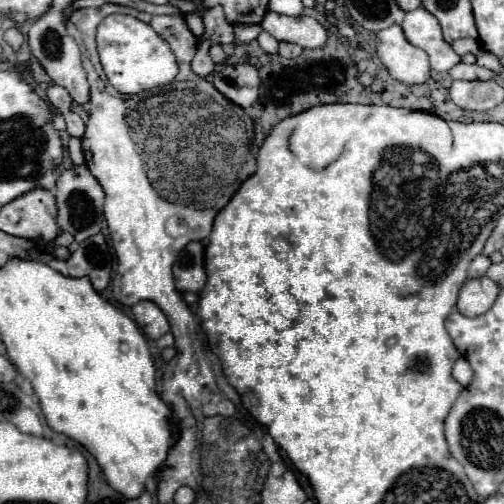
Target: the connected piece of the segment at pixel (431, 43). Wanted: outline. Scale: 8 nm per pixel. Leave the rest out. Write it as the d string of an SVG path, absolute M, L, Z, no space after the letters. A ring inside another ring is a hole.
M424 7L408 11L402 21L402 29L414 47L420 47L428 53L430 67L434 71L450 71L460 61L460 55L442 37L438 19L434 19L434 15L430 15Z

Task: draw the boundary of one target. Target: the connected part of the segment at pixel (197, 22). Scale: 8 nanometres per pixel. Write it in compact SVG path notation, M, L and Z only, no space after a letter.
M188 13L188 15L186 15L186 23L188 23L190 31L194 31L196 37L202 37L204 25L202 25L202 17L200 17L198 13Z

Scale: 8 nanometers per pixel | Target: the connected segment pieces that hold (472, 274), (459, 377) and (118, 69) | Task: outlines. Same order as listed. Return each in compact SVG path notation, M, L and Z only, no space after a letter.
M478 255L478 257L470 263L470 267L468 267L468 277L470 277L470 279L482 277L482 275L488 271L490 265L492 265L492 263L490 263L490 259L488 259L486 255Z
M460 357L460 359L454 363L452 375L454 375L454 379L456 379L460 385L464 385L464 387L470 383L470 379L472 379L472 369L470 369L470 365L468 365L468 361L466 361L464 357Z
M108 15L98 25L96 45L100 63L110 85L120 93L140 93L170 83L178 73L178 63L170 47L148 27L130 15Z

